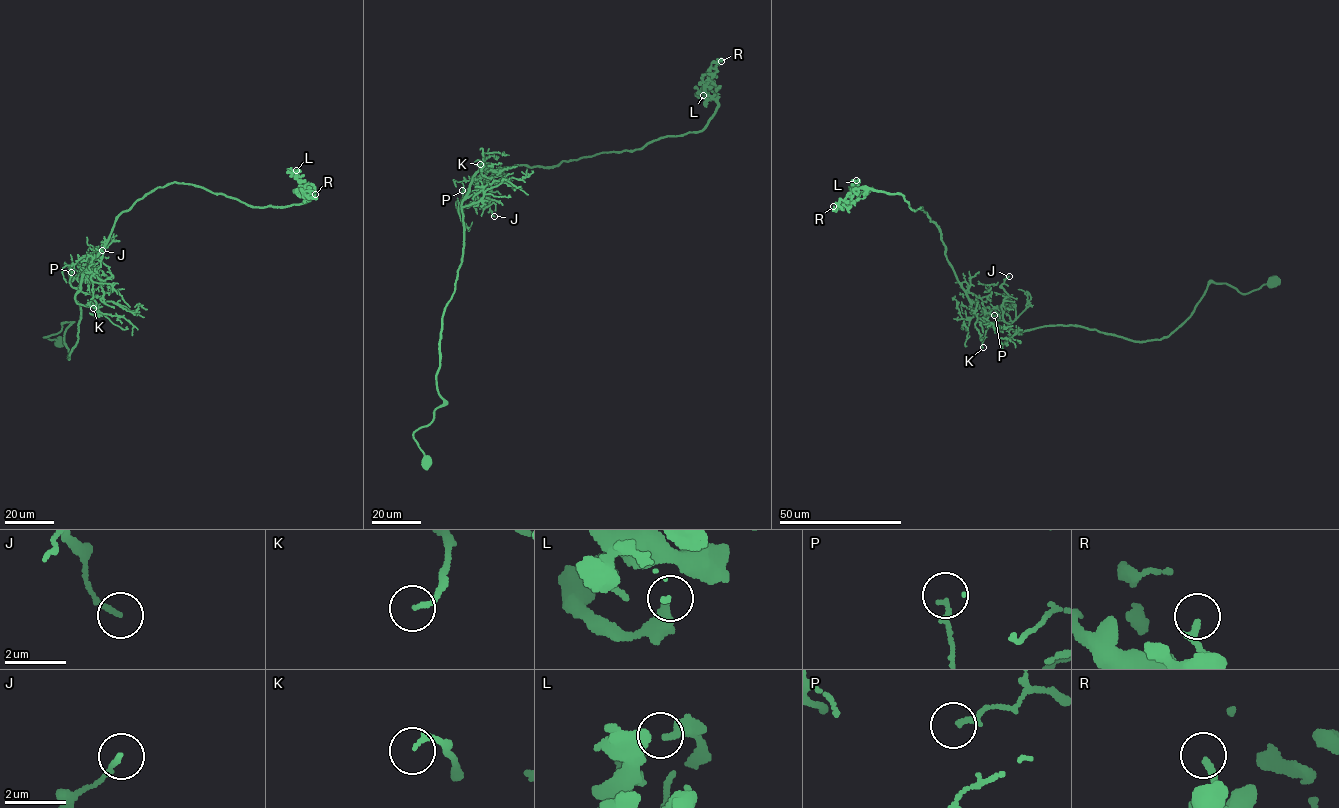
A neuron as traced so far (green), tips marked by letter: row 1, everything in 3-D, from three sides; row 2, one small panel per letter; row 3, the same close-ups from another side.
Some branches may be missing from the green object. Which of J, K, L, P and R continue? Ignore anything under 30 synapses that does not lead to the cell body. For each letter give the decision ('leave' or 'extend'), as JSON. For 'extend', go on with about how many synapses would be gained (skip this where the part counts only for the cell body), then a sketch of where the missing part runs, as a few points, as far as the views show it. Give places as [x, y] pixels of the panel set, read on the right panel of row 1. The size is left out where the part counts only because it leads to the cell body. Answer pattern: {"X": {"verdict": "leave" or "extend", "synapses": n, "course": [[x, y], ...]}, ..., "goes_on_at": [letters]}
{"J": {"verdict": "leave"}, "K": {"verdict": "leave"}, "L": {"verdict": "leave"}, "P": {"verdict": "leave"}, "R": {"verdict": "leave"}, "goes_on_at": []}

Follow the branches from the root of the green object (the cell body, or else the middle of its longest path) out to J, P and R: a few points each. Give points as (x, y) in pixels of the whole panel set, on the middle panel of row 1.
J: (427, 462), (413, 433), (444, 400), (435, 376), (463, 251), (462, 201), (490, 198), (483, 209), (494, 216)
P: (427, 462), (413, 433), (444, 400), (435, 376), (443, 312), (463, 251), (462, 190)
R: (427, 462), (413, 433), (444, 400), (442, 319), (475, 173), (699, 132), (718, 105), (710, 66), (721, 61)

